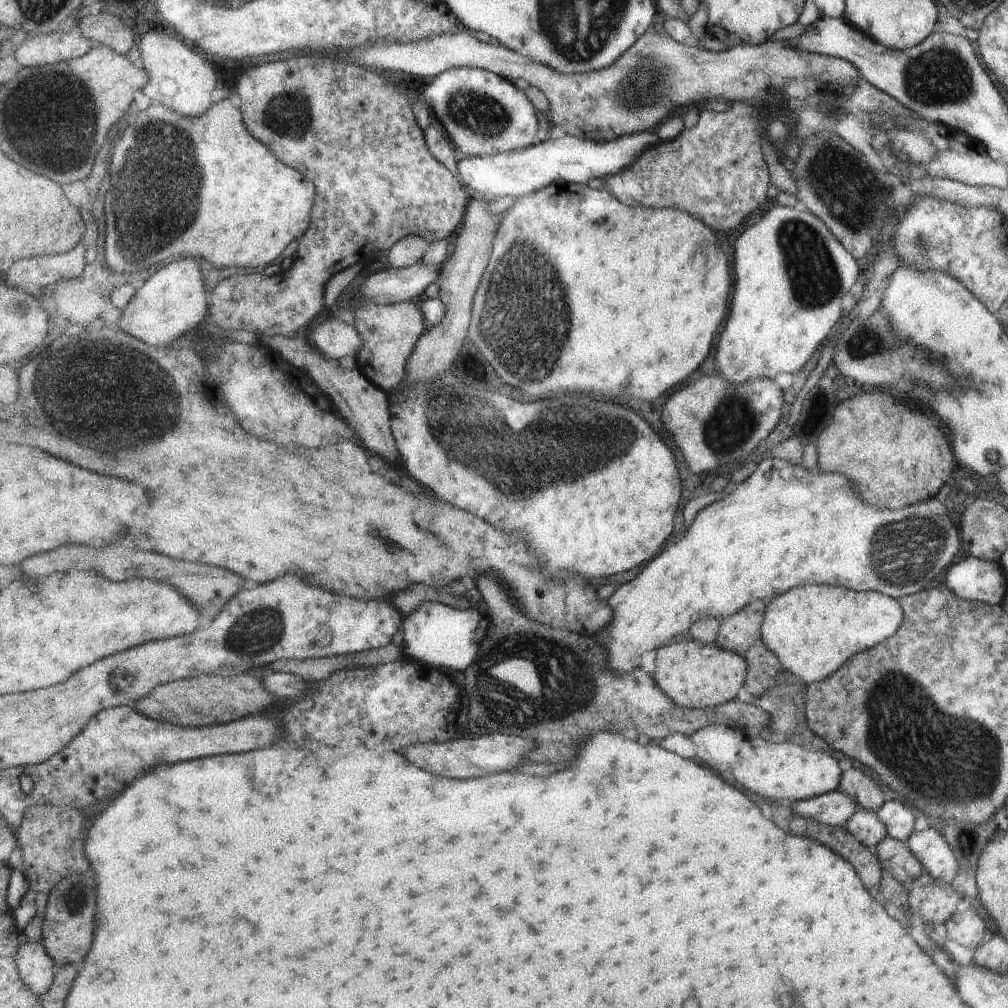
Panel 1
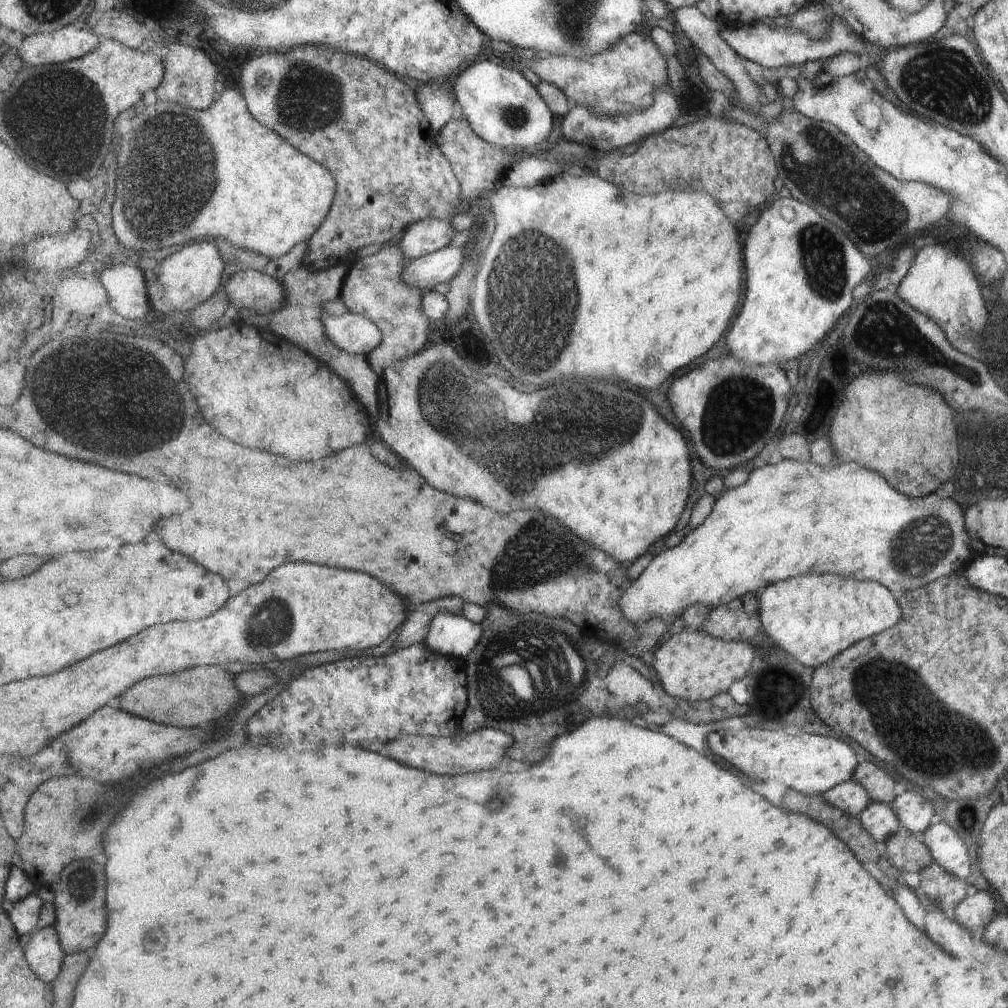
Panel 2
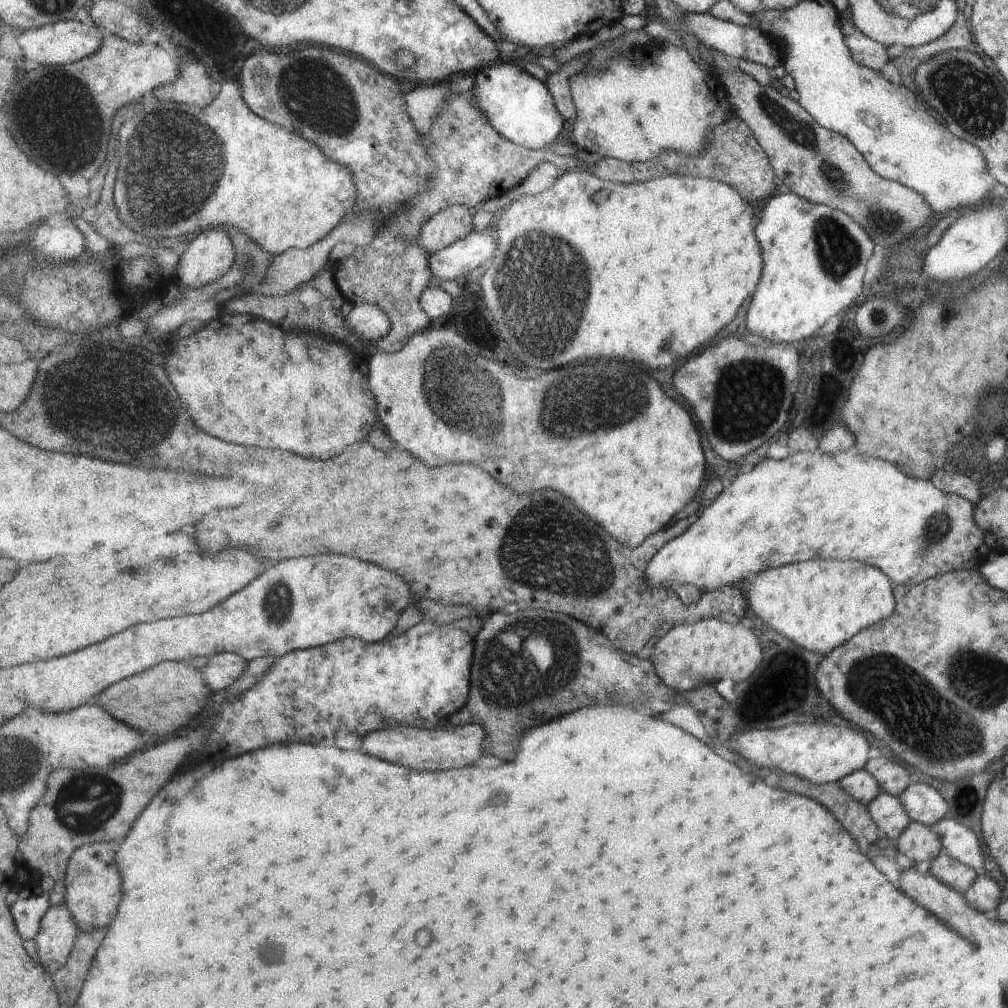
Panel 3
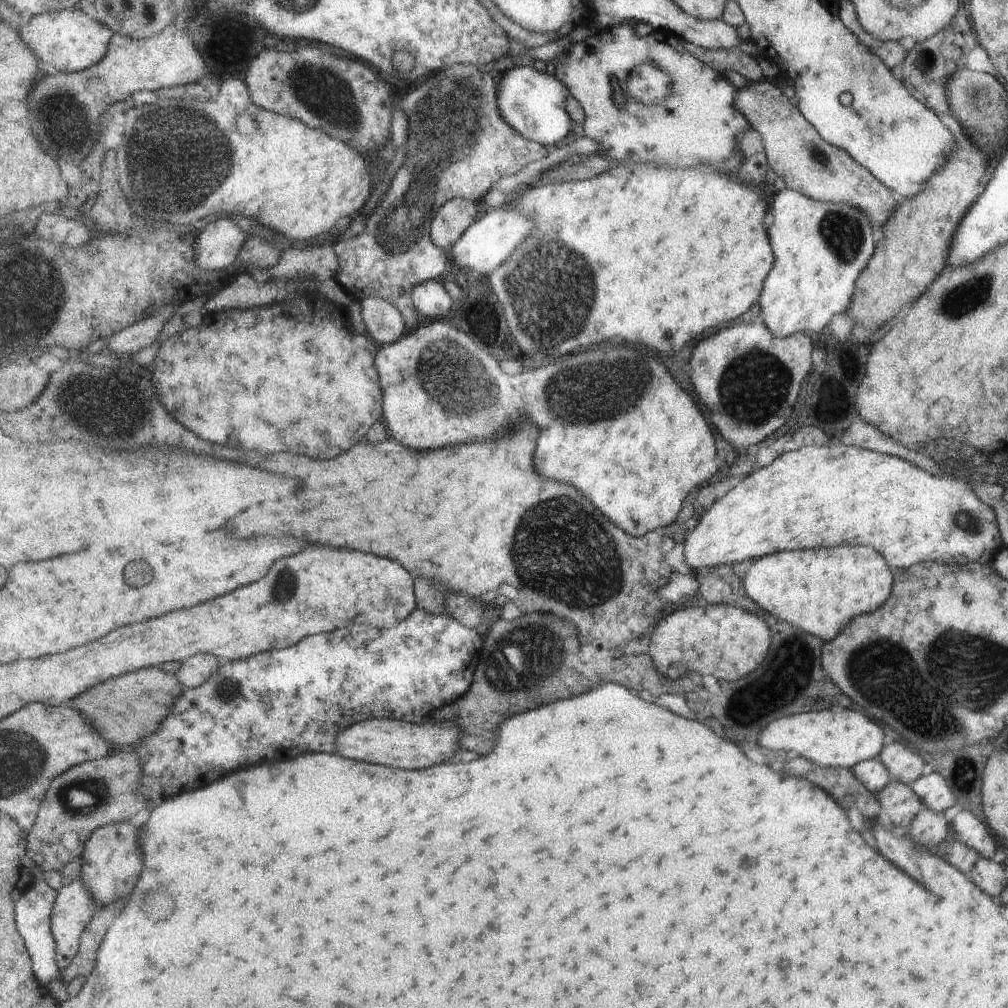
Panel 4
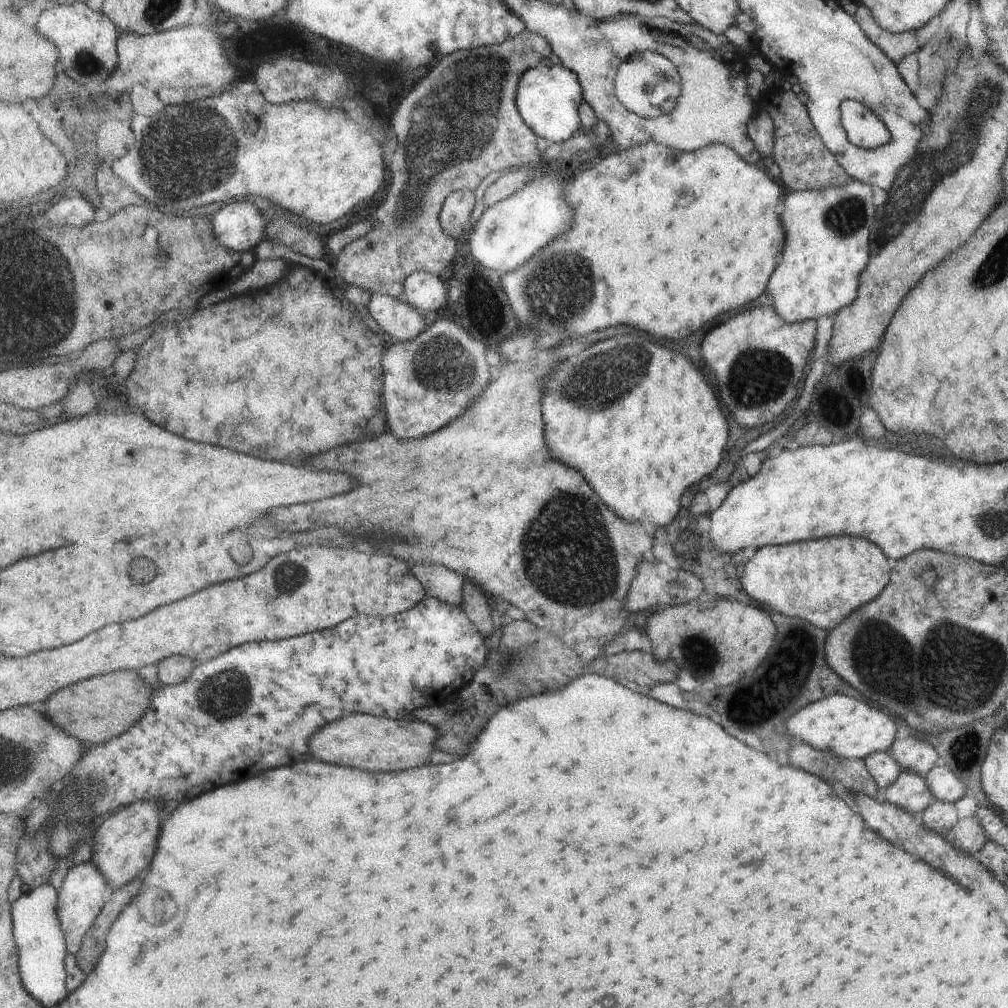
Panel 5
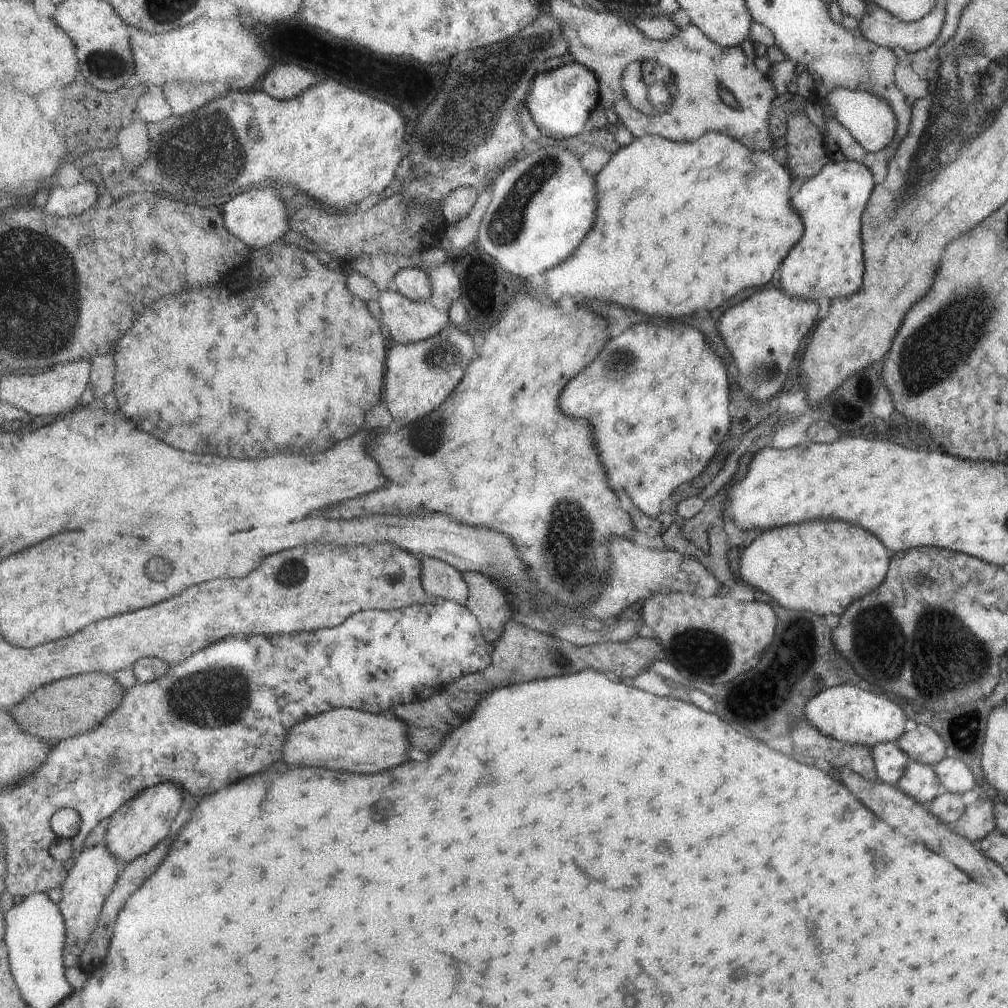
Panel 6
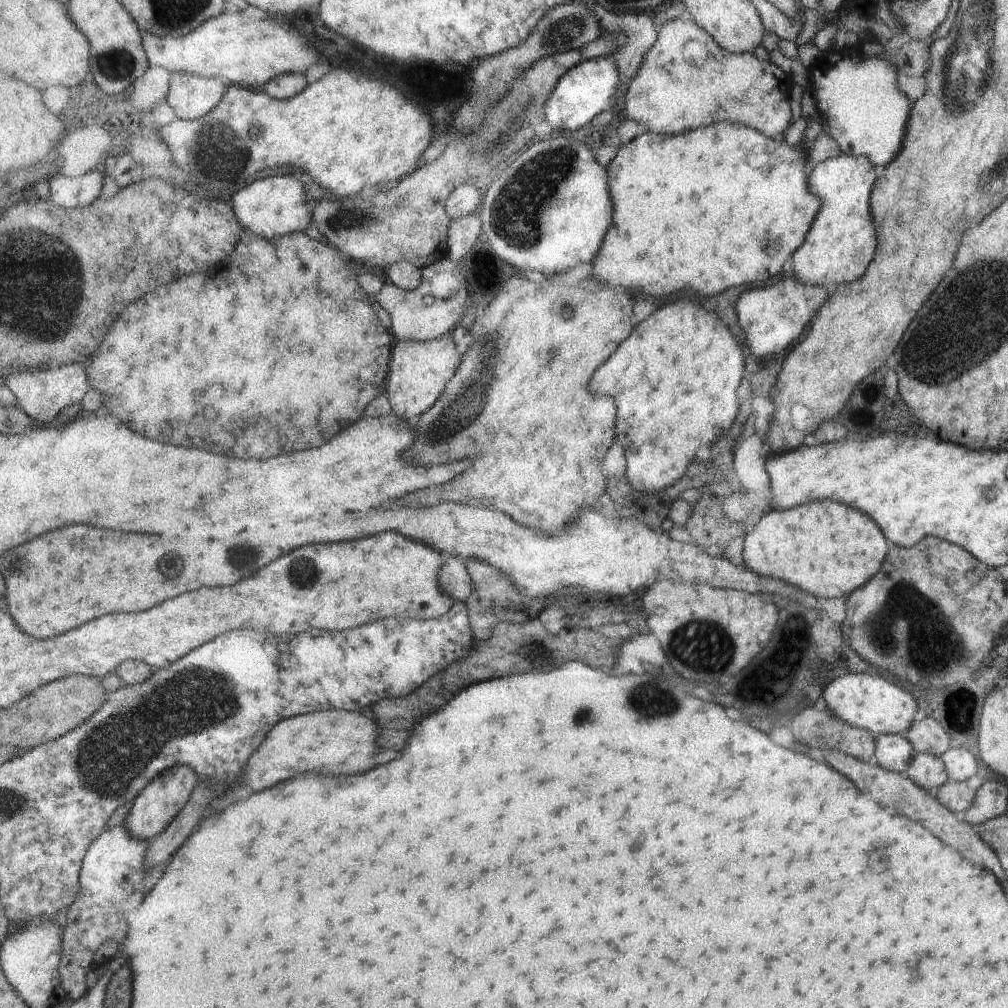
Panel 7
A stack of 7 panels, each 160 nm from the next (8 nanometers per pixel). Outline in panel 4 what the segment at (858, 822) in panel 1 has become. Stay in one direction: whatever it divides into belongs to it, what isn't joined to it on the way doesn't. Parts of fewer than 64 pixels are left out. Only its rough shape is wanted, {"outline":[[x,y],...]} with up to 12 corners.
{"outline":[[889,780],[874,797],[894,827],[922,809],[908,785]]}

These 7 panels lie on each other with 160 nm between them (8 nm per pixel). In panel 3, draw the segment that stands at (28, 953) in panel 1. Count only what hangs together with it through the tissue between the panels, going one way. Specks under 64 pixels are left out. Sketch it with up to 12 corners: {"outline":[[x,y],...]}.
{"outline":[[65,901],[49,909],[34,938],[49,974],[67,964],[79,927]]}

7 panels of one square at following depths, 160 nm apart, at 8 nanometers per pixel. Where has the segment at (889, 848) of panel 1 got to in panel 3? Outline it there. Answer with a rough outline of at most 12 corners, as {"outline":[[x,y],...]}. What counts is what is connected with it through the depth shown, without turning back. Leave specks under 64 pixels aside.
{"outline":[[909,821],[889,846],[911,864],[942,852],[930,827]]}

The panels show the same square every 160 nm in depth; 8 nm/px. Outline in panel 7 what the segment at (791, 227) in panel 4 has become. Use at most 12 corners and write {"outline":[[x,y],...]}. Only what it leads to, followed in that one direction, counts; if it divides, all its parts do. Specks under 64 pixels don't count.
{"outline":[[841,154],[815,165],[821,200],[792,255],[797,282],[861,278],[875,252],[874,167]]}

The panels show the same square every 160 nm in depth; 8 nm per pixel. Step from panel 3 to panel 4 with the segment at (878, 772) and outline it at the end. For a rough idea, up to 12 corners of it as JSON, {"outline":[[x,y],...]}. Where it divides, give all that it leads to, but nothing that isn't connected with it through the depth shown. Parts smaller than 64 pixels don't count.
{"outline":[[905,742],[881,747],[876,759],[891,780],[908,785],[923,772]]}

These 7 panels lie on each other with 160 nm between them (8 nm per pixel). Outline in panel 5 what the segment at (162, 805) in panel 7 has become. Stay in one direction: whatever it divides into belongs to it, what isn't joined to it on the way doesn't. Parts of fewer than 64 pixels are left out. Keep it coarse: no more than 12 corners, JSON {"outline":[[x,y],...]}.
{"outline":[[157,801],[106,816],[92,860],[117,890],[147,875],[162,827]]}

